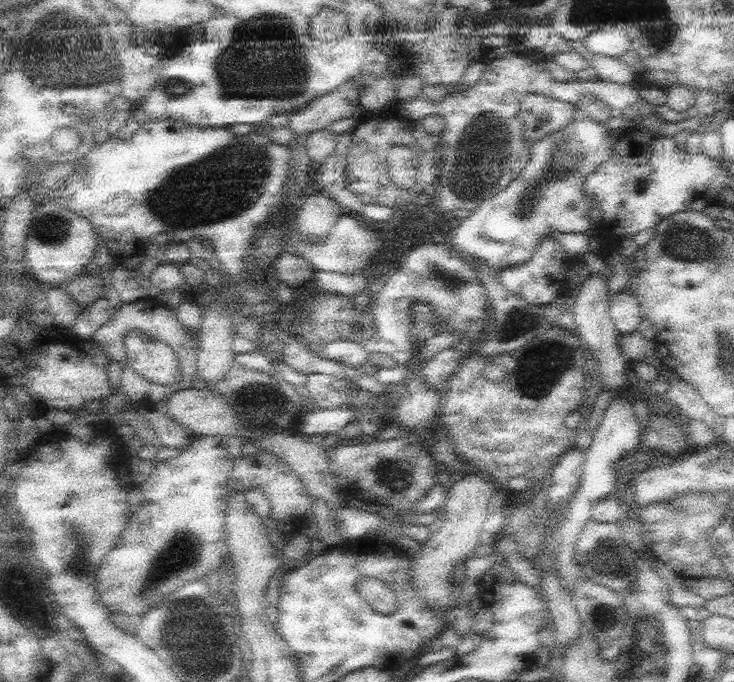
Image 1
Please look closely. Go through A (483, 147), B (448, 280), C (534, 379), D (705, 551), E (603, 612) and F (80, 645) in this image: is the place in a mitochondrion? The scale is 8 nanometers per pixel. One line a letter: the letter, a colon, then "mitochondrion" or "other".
A: mitochondrion
B: mitochondrion
C: mitochondrion
D: other
E: mitochondrion
F: other

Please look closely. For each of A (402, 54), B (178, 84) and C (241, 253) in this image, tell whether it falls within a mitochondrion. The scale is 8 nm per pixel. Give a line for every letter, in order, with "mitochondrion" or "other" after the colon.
A: other
B: mitochondrion
C: other

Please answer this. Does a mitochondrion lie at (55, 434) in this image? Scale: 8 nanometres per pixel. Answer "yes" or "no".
no

